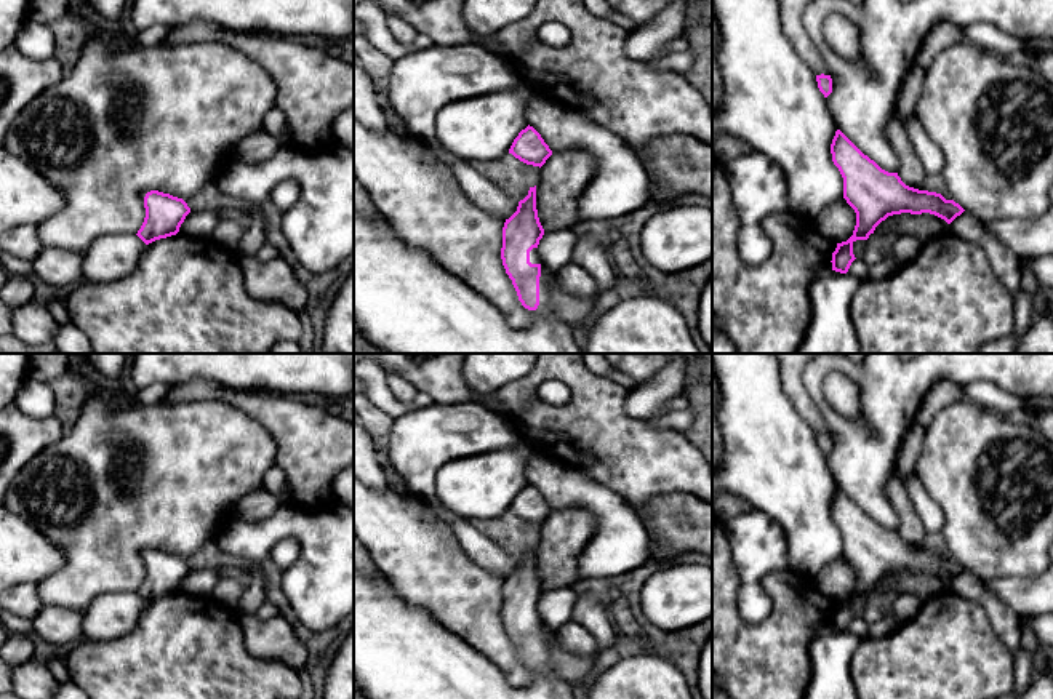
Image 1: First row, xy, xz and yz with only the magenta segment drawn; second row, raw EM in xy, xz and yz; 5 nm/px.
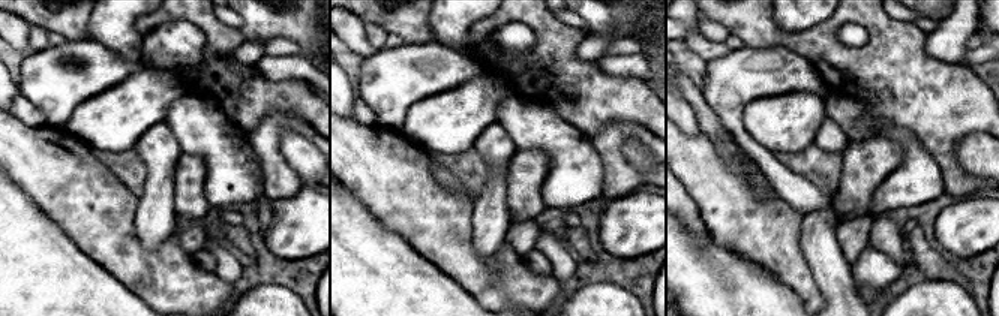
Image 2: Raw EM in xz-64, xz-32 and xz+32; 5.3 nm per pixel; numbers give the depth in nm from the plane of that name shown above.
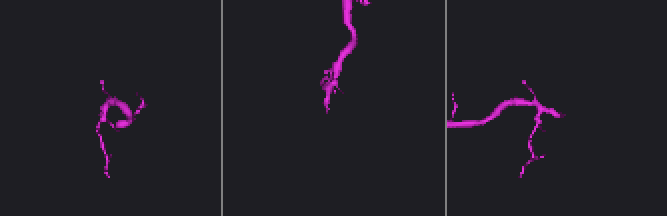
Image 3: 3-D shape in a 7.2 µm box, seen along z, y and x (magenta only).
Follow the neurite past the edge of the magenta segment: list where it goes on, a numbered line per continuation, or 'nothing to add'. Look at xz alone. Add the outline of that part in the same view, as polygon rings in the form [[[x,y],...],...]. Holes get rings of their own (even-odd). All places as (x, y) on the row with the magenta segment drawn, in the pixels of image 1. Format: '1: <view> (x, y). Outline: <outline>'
1: xz (404, 303). Outline: [[[354,210],[354,322],[357,331],[360,331],[371,346],[376,346],[387,353],[586,353],[586,350],[576,344],[573,328],[559,320],[549,310],[547,286],[543,274],[539,277],[539,306],[536,310],[531,310],[531,315],[533,322],[530,326],[512,328],[506,317],[477,291],[474,291],[458,277],[442,269],[427,253],[410,246],[406,240],[394,230],[390,221],[384,214],[373,219]]]

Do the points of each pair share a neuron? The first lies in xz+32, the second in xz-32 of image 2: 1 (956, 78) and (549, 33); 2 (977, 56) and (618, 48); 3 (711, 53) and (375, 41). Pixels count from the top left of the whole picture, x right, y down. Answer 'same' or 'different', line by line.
1: same
2: different
3: different

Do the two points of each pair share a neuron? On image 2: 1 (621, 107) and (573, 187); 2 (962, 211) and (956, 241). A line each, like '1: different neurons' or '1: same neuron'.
1: different neurons
2: same neuron

